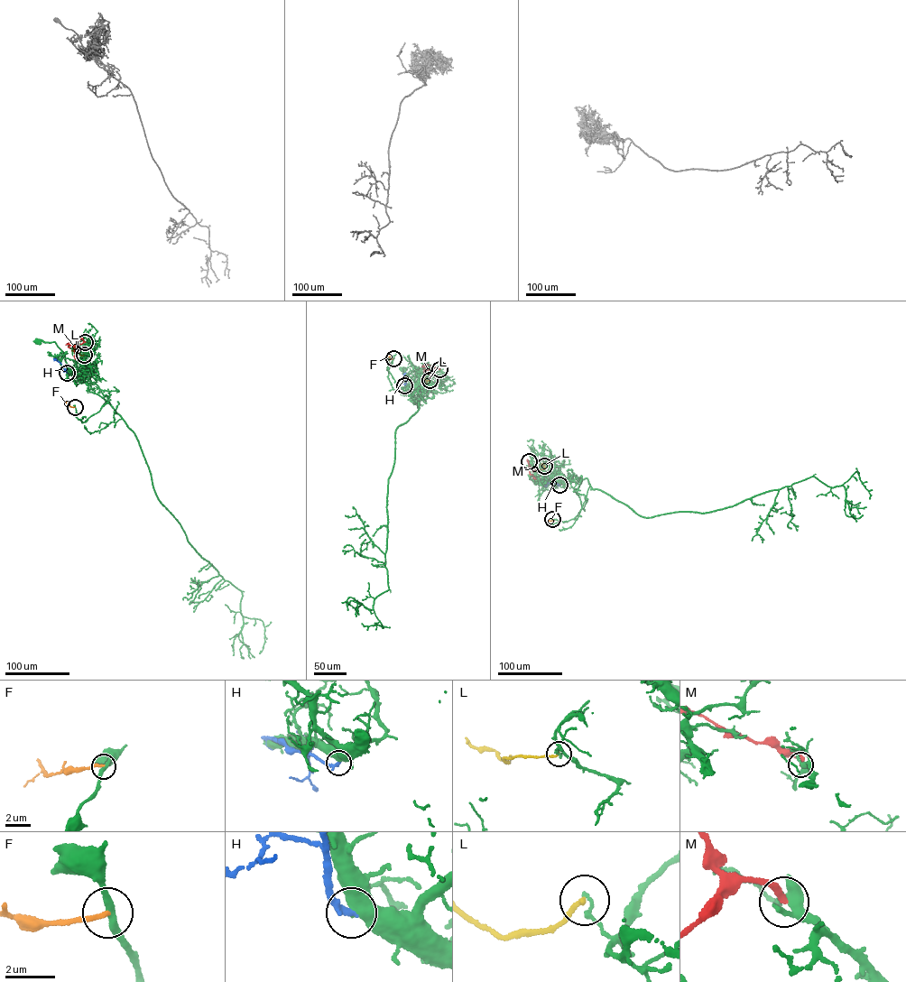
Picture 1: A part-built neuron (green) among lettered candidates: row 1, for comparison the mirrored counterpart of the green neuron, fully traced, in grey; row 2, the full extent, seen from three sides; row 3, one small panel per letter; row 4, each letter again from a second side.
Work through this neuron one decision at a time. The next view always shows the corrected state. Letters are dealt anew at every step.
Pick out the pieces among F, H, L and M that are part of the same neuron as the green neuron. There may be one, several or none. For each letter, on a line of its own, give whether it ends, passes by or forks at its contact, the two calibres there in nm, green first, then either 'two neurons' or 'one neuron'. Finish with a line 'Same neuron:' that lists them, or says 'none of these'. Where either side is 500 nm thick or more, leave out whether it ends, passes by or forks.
F: it ends; calibres 280 and 200 nm; two neurons
H: calibres 500 and 280 nm; two neurons
L: it ends; calibres 180 and 200 nm; two neurons
M: it ends; calibres 360 and 220 nm; two neurons
Same neuron: none of these

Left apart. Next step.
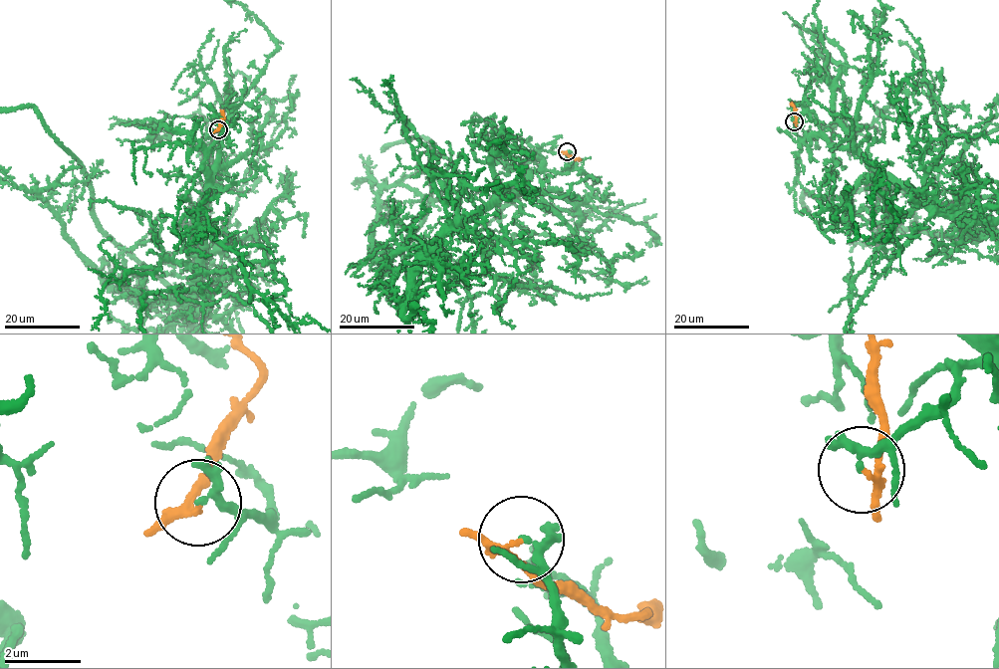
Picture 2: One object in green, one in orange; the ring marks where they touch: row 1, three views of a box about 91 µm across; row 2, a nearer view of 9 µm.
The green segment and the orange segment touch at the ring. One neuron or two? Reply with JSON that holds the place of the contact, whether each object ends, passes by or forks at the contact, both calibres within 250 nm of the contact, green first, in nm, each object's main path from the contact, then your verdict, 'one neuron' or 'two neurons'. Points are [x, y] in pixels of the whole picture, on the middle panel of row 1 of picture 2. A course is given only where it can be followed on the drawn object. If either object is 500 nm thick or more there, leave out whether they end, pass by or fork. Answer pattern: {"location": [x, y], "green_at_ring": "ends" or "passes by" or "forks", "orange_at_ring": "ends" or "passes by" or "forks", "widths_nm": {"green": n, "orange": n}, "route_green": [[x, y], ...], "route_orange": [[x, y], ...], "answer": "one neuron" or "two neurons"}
{"location": [567, 151], "green_at_ring": "passes by", "orange_at_ring": "passes by", "widths_nm": {"green": 180, "orange": 130}, "route_green": [[567, 151], [565, 171], [532, 173], [446, 231], [413, 274], [418, 313], [402, 249], [434, 146], [355, 157]], "route_orange": [[567, 151], [567, 154], [580, 158]], "answer": "two neurons"}

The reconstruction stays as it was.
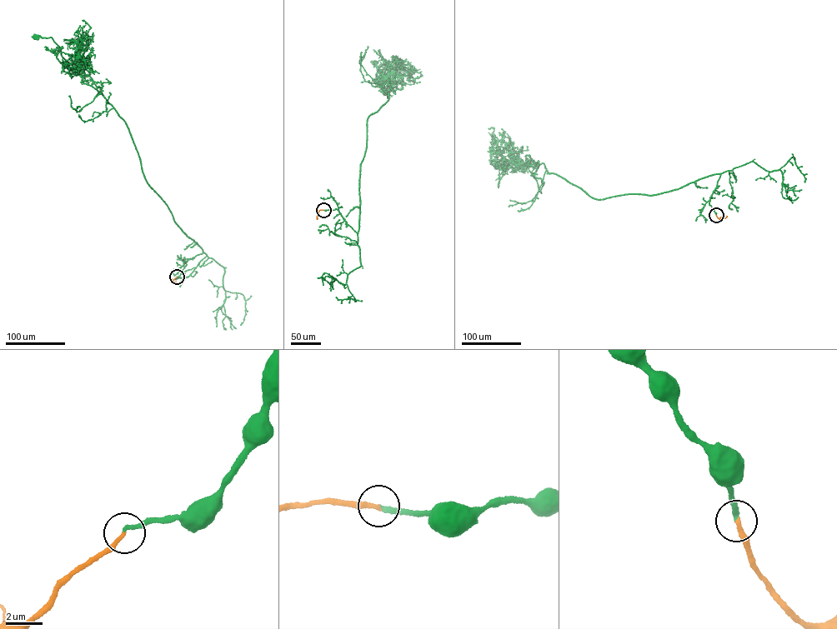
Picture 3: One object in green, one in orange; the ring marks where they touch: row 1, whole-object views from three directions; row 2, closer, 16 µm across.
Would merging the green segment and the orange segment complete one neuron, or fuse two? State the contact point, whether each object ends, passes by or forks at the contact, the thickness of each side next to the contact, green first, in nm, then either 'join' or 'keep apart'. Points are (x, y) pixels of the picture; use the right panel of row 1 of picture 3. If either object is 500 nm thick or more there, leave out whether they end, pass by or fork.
at (716, 215); green ends there; orange ends there; 200 nm thick on the green side, 240 nm on the other; join

